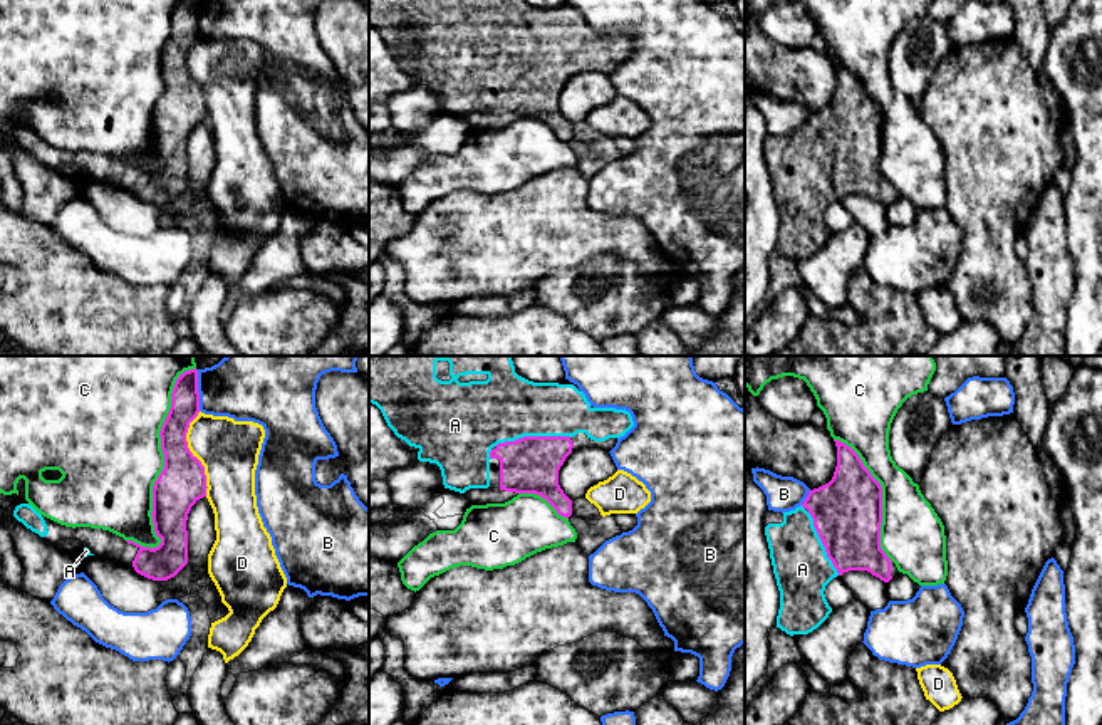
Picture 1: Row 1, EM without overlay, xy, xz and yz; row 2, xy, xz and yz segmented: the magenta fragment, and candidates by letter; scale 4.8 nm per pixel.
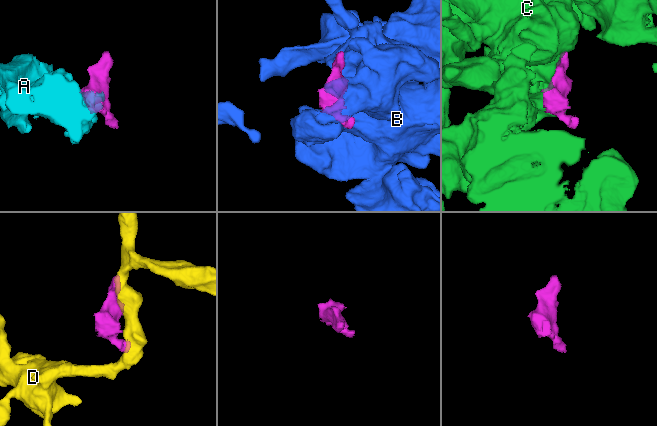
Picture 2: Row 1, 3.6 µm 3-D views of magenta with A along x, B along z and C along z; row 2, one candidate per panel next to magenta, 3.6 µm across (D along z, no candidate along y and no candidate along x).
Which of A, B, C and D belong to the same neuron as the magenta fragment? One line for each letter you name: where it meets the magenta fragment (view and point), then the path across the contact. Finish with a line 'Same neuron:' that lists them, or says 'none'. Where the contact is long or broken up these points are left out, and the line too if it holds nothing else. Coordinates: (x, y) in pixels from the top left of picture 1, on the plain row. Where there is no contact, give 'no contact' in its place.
A: meets magenta in xz at (532, 61)
Same neuron: A

